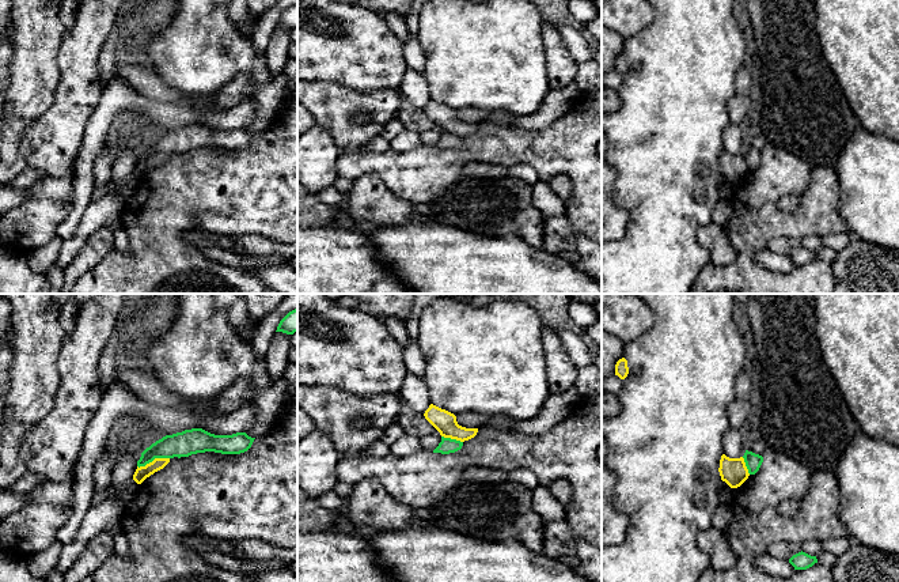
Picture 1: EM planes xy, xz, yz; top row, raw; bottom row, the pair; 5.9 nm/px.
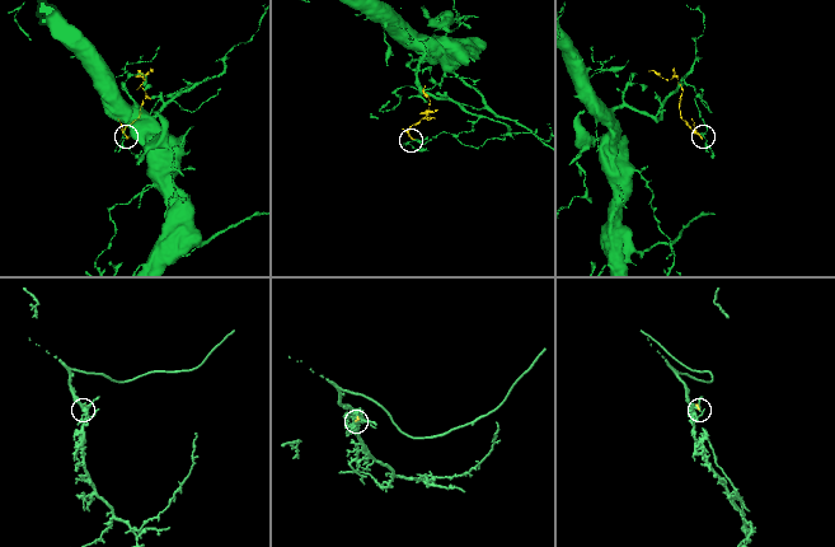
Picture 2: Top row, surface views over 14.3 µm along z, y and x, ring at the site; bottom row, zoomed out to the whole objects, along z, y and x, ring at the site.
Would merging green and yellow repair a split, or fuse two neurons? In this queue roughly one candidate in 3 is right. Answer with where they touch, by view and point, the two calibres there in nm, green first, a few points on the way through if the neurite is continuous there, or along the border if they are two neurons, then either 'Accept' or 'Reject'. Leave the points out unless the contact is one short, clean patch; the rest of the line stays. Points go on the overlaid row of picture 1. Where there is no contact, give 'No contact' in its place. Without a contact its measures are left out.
Touches green at xy (152, 460). Thickness 150 nm (green) against 80 nm. Boundary: xy (169, 457), (155, 457), (137, 467). Reject

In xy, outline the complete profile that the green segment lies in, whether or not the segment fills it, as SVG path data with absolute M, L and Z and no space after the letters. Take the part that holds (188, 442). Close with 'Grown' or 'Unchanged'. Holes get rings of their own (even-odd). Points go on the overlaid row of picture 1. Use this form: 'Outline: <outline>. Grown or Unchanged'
Outline: M202 428L185 430L166 435L147 447L141 453L137 466L145 466L155 458L181 458L205 451L240 454L251 447L254 439L255 438L249 436L246 432L215 435Z. Unchanged

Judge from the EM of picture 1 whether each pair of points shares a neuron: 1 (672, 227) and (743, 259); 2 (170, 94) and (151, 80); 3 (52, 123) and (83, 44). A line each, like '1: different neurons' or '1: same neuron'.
1: different neurons
2: same neuron
3: same neuron

